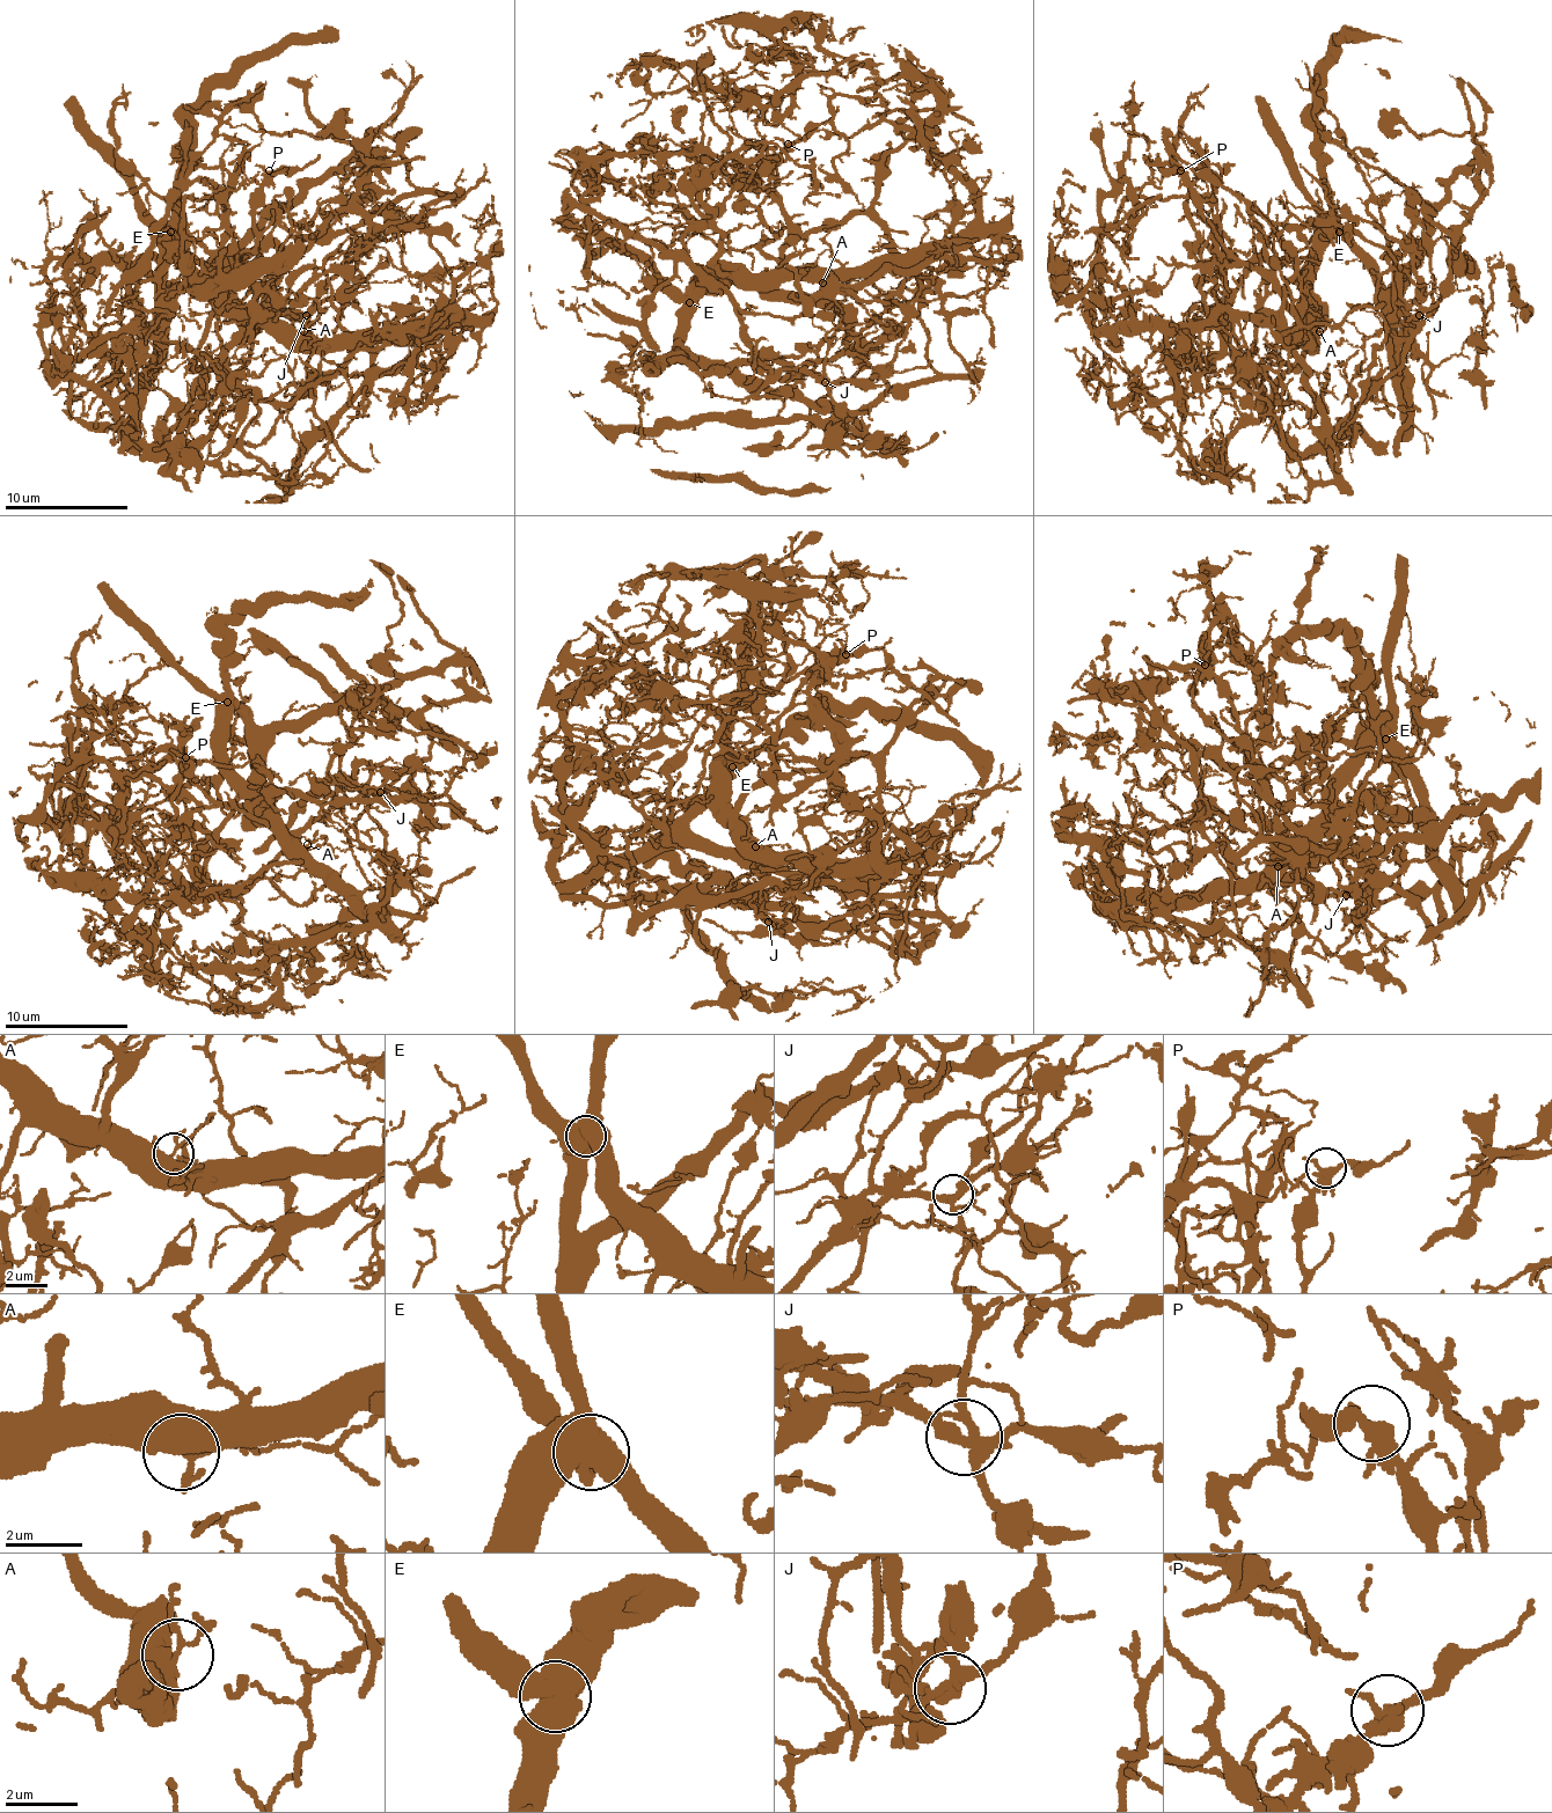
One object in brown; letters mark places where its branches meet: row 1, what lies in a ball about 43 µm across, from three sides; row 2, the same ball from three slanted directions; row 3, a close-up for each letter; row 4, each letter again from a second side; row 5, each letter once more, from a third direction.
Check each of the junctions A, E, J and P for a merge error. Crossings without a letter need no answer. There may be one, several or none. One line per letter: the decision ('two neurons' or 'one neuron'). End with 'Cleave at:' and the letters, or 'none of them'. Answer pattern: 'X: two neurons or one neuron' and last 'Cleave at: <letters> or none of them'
A: one neuron
E: two neurons
J: two neurons
P: one neuron
Cleave at: E, J

